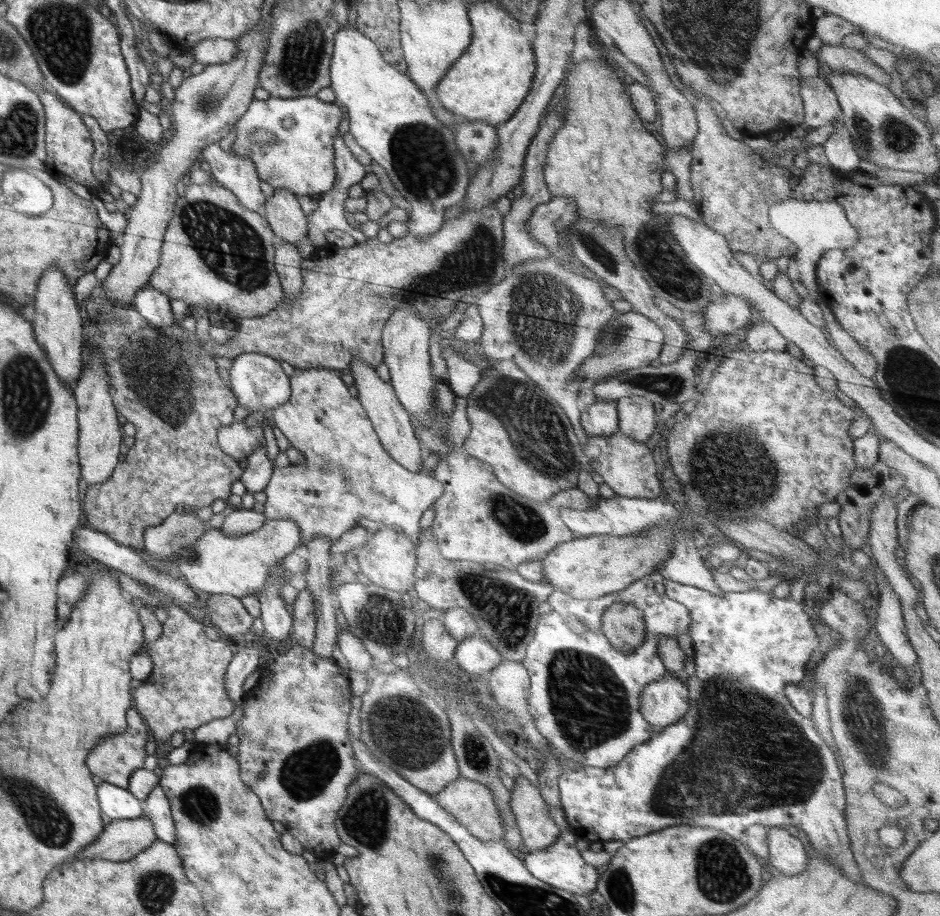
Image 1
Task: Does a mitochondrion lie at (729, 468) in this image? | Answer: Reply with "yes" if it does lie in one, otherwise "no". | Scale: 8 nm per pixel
yes

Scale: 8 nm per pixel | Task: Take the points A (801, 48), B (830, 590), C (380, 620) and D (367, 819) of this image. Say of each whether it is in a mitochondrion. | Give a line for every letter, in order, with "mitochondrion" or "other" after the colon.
A: other
B: other
C: mitochondrion
D: mitochondrion

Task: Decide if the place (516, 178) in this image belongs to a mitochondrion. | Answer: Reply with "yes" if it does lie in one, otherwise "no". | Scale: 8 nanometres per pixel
no

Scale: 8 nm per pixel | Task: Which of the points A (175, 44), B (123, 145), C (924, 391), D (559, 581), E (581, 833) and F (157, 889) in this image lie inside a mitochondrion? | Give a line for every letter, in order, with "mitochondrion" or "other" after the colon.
A: other
B: other
C: mitochondrion
D: other
E: other
F: mitochondrion

